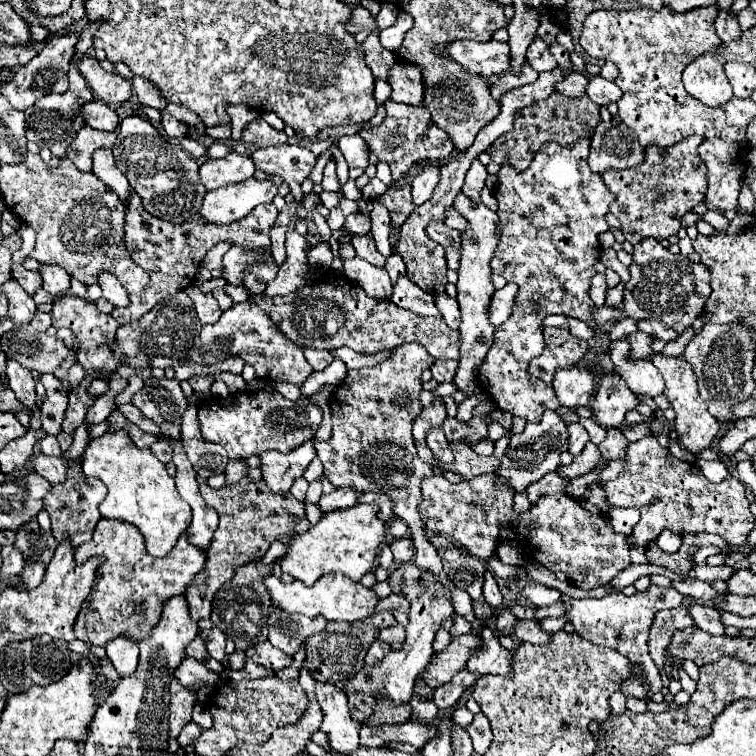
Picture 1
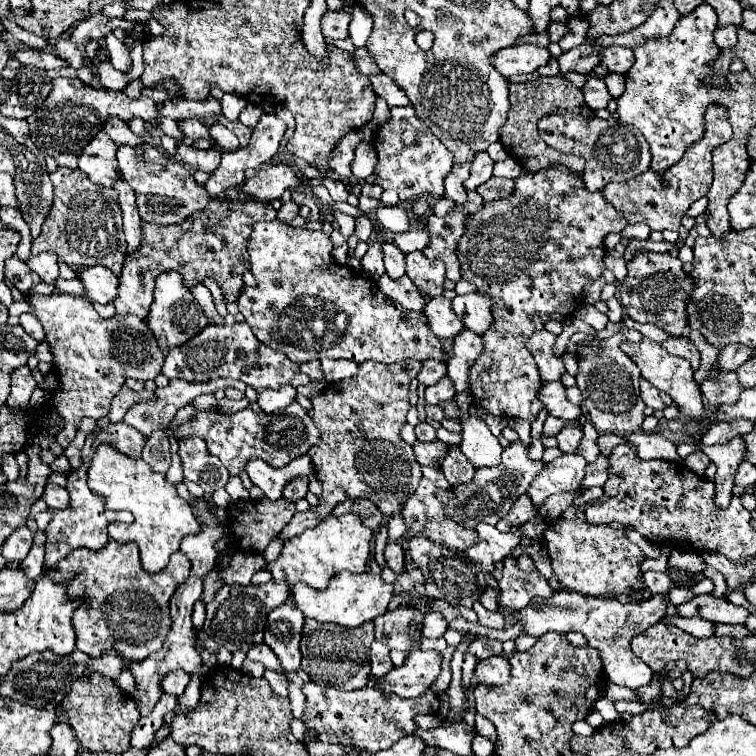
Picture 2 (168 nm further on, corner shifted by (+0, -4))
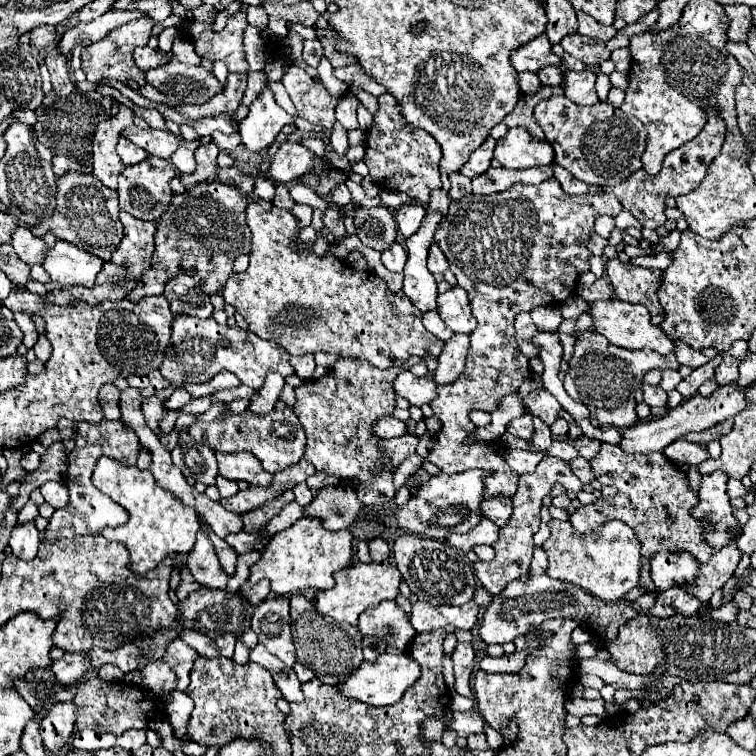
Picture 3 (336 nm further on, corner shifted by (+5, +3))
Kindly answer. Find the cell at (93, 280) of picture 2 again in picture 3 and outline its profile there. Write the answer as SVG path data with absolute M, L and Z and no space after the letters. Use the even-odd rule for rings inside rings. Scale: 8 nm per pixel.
M55 241L53 247L47 249L47 257L43 261L43 269L49 273L51 281L61 287L85 285L93 287L95 275L103 267L103 259L95 257L83 249L67 241Z

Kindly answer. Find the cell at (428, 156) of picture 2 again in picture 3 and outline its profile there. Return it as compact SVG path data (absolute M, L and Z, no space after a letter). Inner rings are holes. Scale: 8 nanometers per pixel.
M383 95L379 97L379 109L373 115L373 127L369 129L367 149L365 149L365 165L369 167L371 179L381 189L403 191L413 197L423 207L429 205L429 193L433 189L441 189L441 173L439 173L441 149L435 139L429 137L427 131L415 129L403 123L399 115L399 105L395 97Z

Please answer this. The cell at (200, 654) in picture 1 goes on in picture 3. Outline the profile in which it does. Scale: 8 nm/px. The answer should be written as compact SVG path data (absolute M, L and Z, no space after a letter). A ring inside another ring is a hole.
M171 691L167 697L165 697L165 715L173 727L173 733L177 739L185 739L187 735L187 721L189 721L189 715L193 711L193 701L189 699L187 693L181 693L181 691Z

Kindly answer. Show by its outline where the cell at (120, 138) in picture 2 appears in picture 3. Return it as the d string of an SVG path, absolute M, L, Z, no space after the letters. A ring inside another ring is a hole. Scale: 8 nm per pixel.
M125 137L119 139L119 143L117 143L117 153L121 155L121 159L123 159L125 163L139 163L139 161L143 161L143 159L149 157L149 153L147 153L145 149L137 147L135 143L131 143L131 141L125 139Z

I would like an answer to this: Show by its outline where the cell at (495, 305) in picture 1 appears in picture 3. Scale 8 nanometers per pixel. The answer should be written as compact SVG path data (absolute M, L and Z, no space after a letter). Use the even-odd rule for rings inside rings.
M457 285L437 297L437 311L445 325L455 333L471 333L477 327L477 321L469 307L467 291Z

